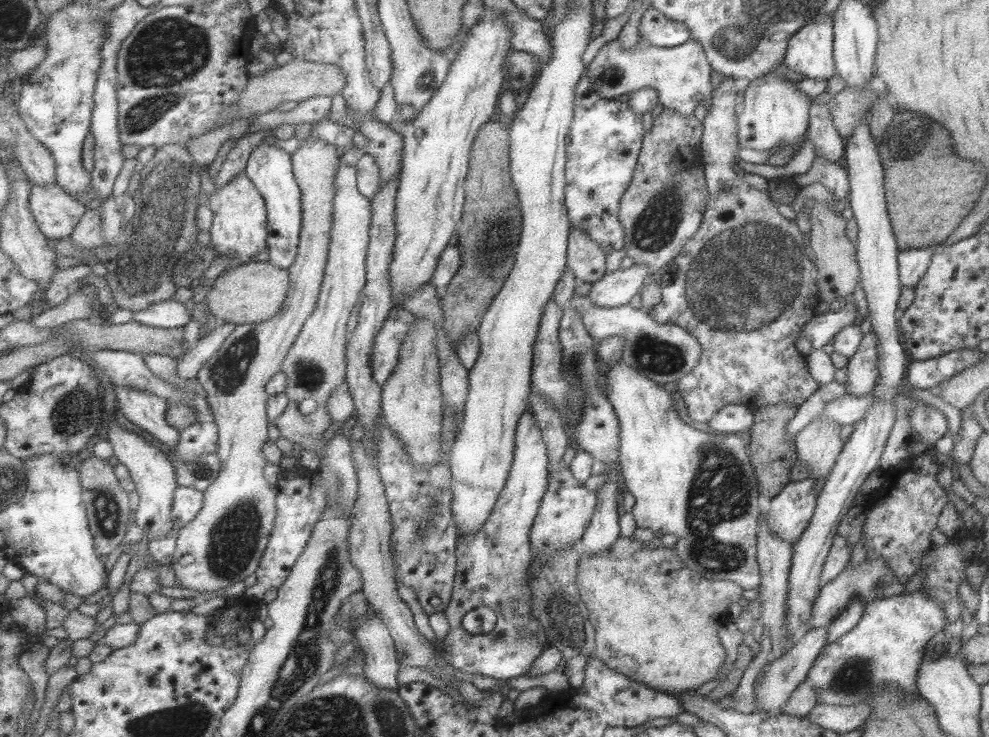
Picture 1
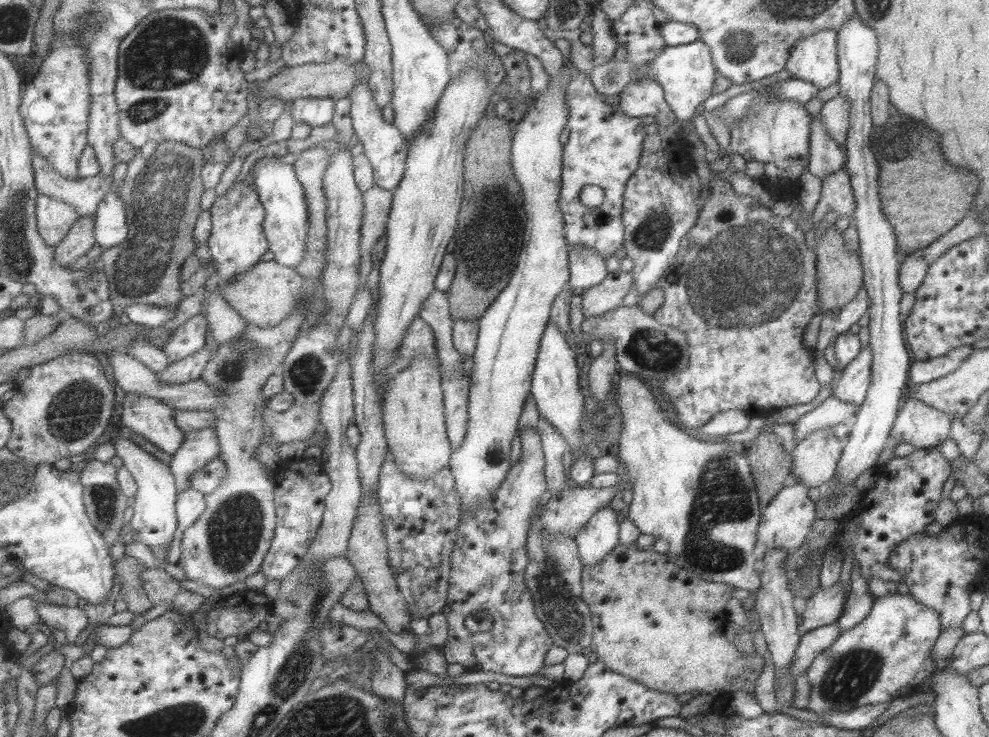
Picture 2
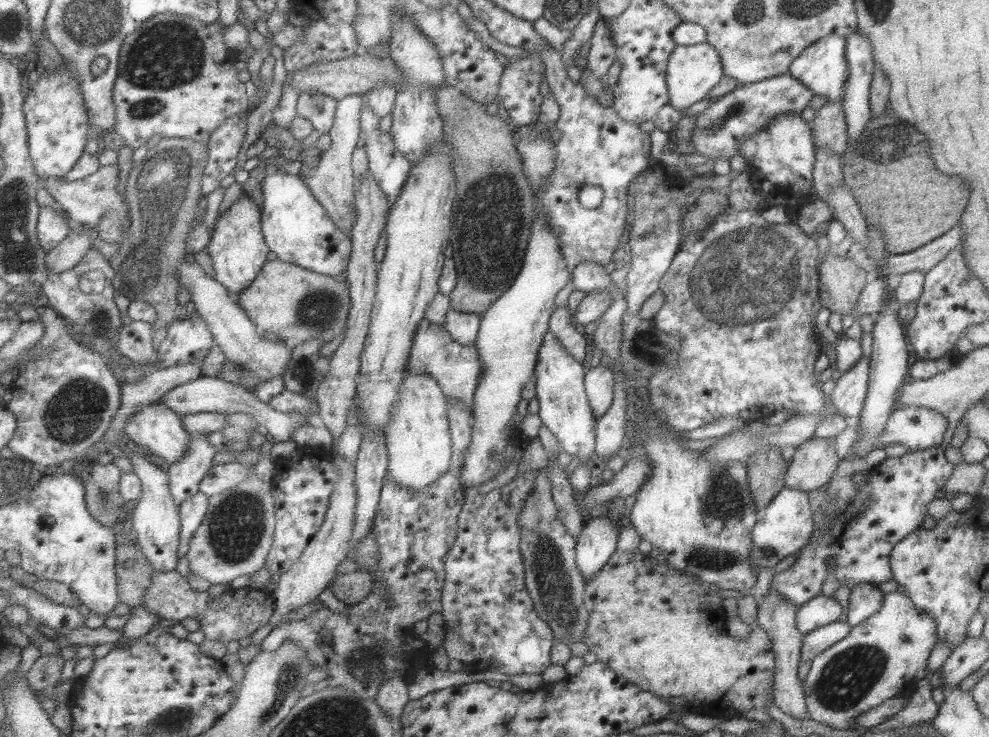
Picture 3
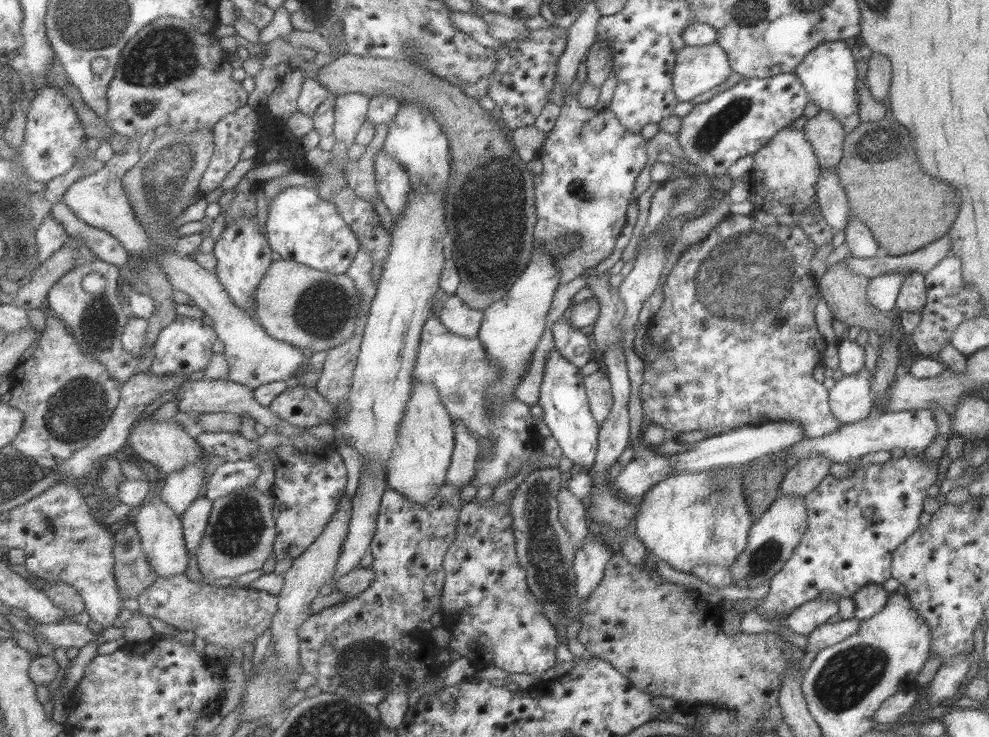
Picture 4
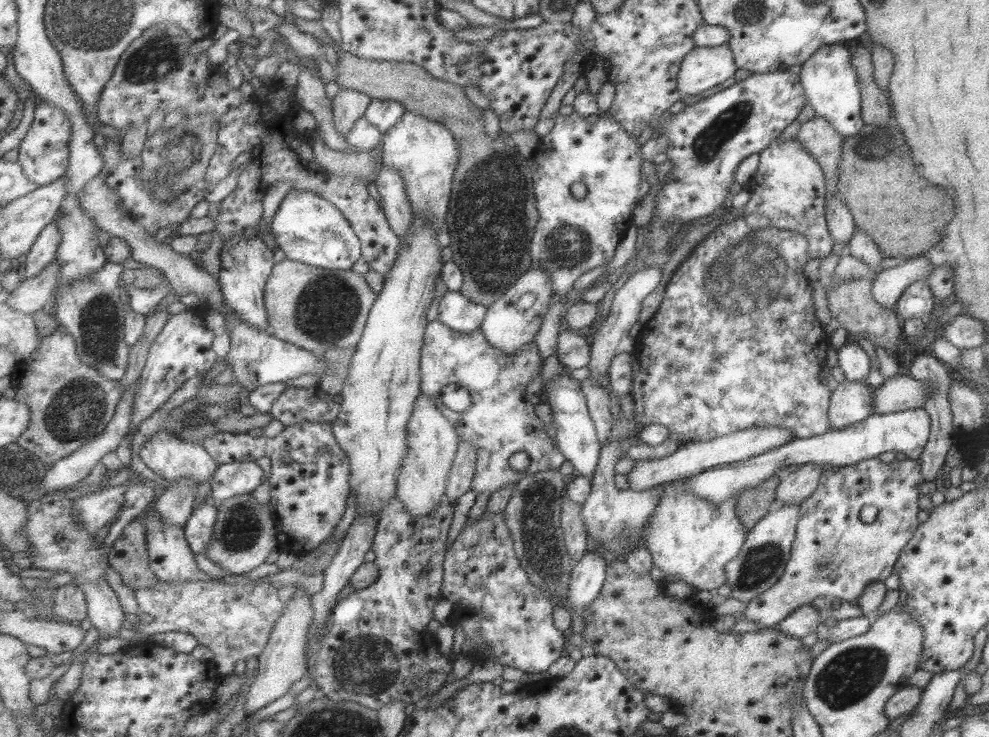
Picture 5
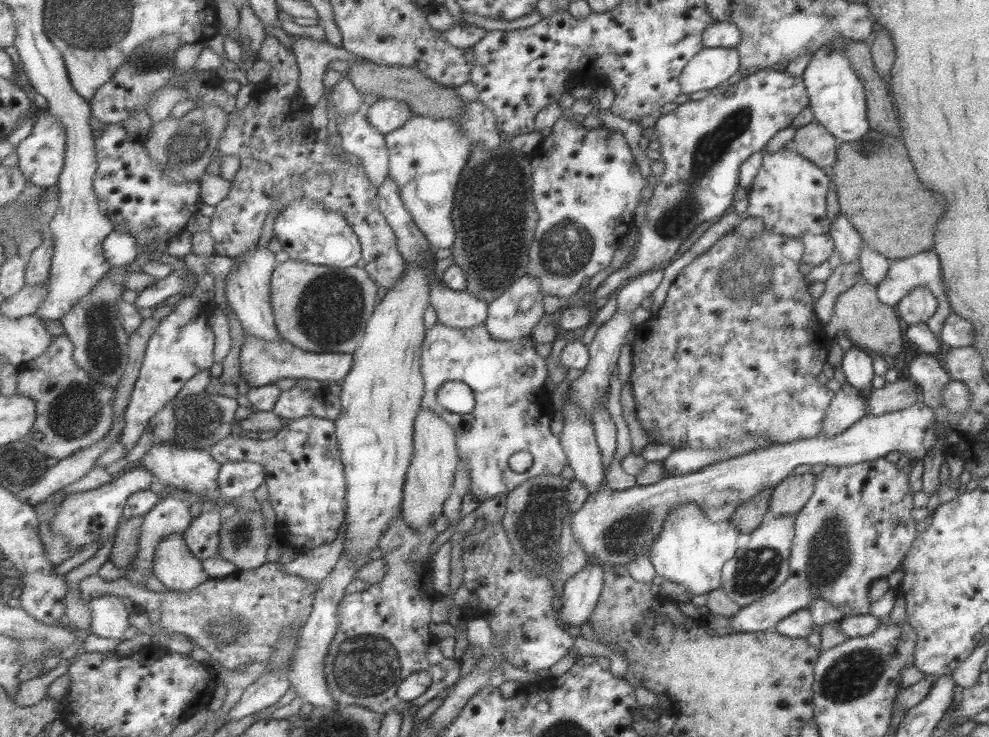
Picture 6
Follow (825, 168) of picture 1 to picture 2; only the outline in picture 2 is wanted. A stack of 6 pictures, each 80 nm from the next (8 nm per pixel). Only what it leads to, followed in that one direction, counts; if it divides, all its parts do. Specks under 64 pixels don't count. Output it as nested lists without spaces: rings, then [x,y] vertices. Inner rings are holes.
[[[844,169],[835,171],[822,178],[820,198],[814,211],[812,219],[819,222],[821,216],[826,212],[835,212],[840,217],[851,217],[854,209],[852,188],[850,178]]]

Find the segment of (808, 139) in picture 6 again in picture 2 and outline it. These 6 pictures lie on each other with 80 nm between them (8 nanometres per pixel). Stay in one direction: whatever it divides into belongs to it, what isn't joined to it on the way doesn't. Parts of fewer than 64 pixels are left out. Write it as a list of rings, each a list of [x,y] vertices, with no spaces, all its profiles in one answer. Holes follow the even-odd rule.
[[[841,95],[826,100],[820,109],[820,117],[830,137],[843,148],[849,124],[850,102]]]

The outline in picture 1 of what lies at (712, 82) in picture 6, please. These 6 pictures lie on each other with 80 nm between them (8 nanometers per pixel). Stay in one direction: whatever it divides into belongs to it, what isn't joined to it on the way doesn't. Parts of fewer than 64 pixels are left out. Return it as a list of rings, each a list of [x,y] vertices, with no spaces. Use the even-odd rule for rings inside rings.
[[[613,39],[602,45],[587,64],[591,86],[603,98],[613,99],[641,87],[652,88],[663,108],[673,109],[683,116],[691,114],[700,100],[711,98],[711,70],[703,49],[693,39],[672,47],[647,45],[640,49],[633,45],[625,50],[621,50],[617,39]]]

